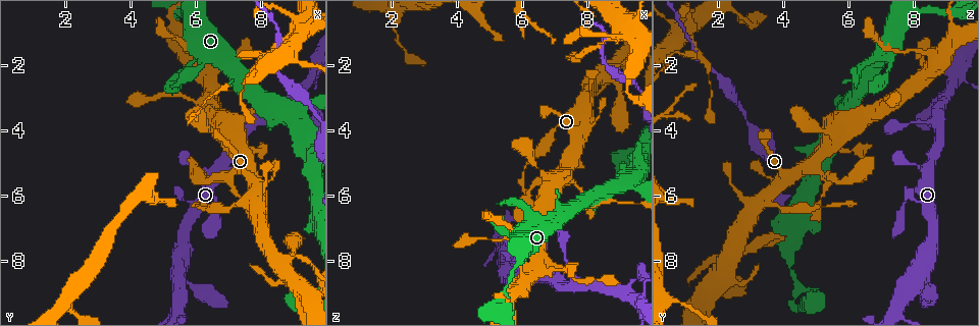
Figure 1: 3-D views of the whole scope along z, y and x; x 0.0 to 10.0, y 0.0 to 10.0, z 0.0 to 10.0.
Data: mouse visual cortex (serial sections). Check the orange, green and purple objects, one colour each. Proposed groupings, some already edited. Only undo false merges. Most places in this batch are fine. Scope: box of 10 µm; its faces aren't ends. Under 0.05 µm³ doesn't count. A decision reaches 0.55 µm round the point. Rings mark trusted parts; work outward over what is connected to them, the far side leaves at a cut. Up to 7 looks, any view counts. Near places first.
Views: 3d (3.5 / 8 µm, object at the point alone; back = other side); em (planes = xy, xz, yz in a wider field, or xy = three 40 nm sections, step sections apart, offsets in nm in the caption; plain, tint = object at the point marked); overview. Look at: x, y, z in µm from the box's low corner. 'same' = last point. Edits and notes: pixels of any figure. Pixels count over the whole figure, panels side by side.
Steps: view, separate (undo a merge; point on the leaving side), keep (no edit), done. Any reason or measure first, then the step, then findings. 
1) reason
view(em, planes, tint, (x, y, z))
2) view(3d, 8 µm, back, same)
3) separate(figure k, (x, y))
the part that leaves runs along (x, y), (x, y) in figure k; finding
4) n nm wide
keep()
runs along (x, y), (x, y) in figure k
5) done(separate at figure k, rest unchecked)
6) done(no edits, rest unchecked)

view(3d, 3.5 µm, (6.25, 3.15, 7.05))

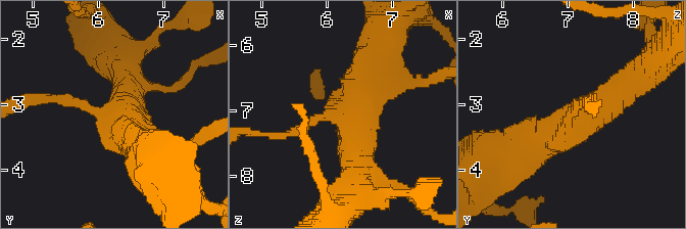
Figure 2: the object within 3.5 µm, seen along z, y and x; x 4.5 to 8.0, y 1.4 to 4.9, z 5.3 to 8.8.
shape alone is not enough
view(em, xy, step 5, tint, (6.25, 3.15, 7.05))

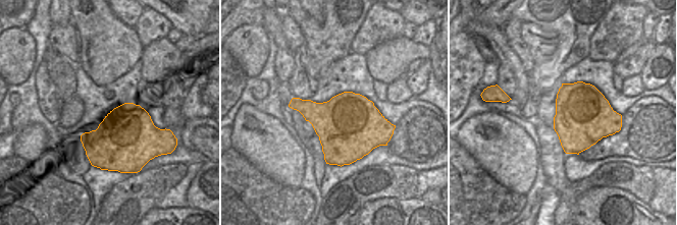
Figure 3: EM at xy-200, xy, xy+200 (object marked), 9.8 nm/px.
view(em, planes, tint, same)

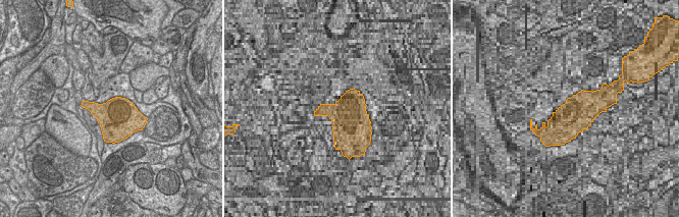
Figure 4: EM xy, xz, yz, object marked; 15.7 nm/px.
keep()
runs along (515, 145), (543, 142), (627, 85) in figure 2; continuous, no second cell

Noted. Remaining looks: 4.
sharp bend
view(3d, 8 µm, (7.85, 6.00, 3.55))

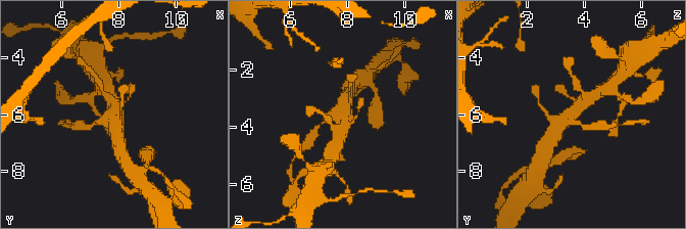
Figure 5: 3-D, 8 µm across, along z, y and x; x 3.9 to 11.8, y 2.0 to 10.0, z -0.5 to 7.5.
need the tissue
view(em, xy, step 1, tint, same)

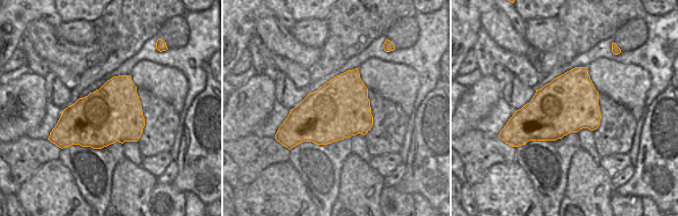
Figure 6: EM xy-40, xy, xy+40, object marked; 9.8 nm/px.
keep()
runs along (584, 94), (586, 101), (553, 137) in figure 5; all the same cell

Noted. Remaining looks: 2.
sharp bend
view(3d, 8 µm, (9.35, 9.20, 4.75))

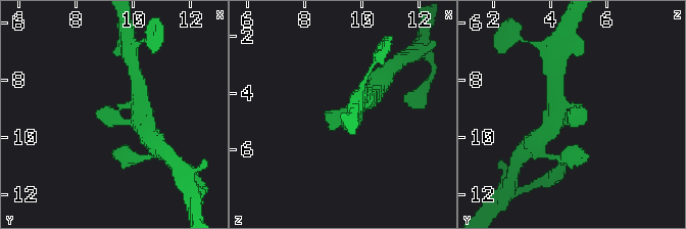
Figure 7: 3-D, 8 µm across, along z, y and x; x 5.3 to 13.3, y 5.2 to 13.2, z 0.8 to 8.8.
shape alone is not enough
view(em, xy, step 2, tint, same)

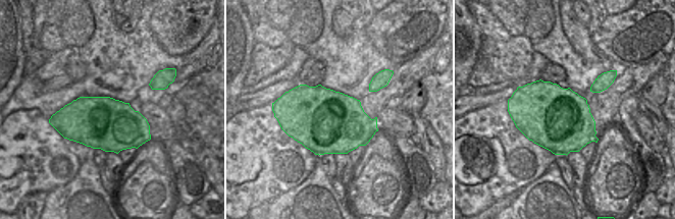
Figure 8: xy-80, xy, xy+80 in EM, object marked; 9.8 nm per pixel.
keep()
all the same cell

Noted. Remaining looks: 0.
done(no edits, rest unchecked)

